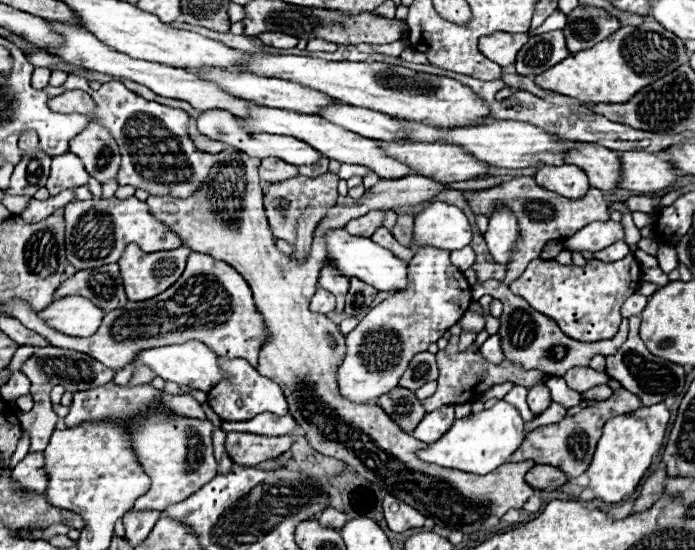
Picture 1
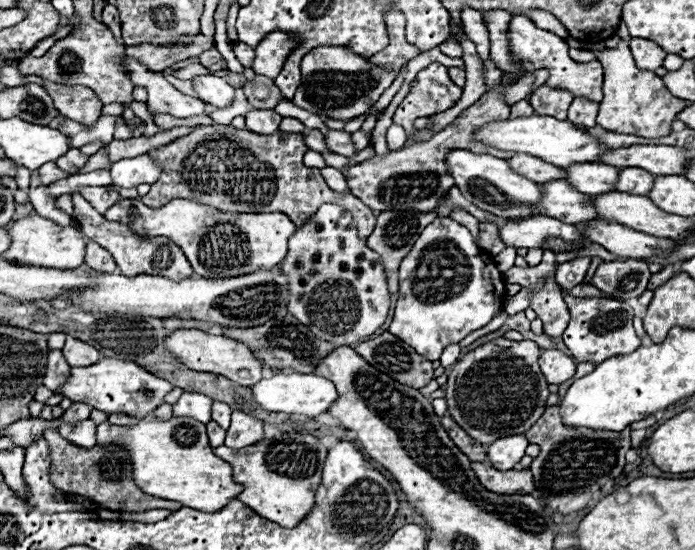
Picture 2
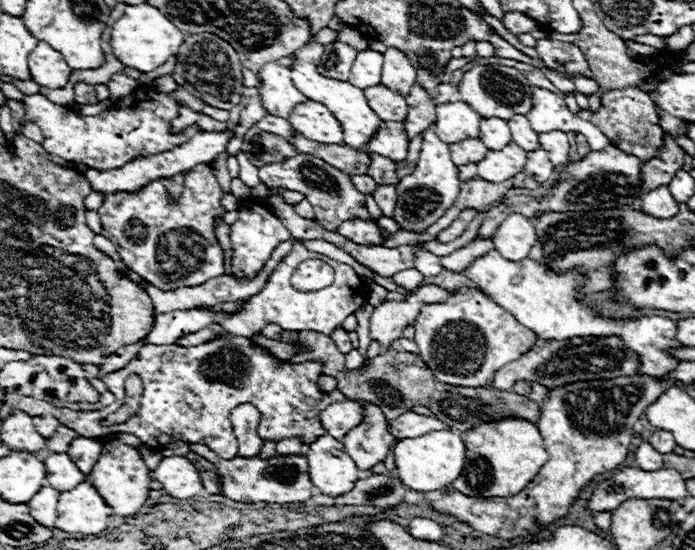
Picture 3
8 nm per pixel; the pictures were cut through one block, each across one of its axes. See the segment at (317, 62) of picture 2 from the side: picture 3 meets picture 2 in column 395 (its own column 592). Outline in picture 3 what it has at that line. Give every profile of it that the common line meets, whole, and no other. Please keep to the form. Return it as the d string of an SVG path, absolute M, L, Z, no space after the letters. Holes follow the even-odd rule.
M540 38L538 44L536 44L536 52L544 60L546 68L550 68L558 74L564 74L564 76L582 74L582 76L594 78L582 50L576 44Z

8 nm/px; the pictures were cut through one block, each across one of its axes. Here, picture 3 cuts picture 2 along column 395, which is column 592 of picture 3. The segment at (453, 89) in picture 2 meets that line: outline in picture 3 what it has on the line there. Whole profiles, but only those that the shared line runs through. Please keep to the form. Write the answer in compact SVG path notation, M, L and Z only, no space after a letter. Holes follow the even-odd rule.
M624 88L624 90L608 92L602 98L602 106L600 106L600 110L596 114L592 114L590 110L586 110L586 112L578 112L578 116L582 120L588 120L594 126L598 126L610 138L610 142L616 148L624 150L626 154L636 154L642 162L646 162L648 158L652 158L654 152L664 142L664 132L660 128L658 114L654 110L654 102L650 100L648 94L644 94L638 88Z

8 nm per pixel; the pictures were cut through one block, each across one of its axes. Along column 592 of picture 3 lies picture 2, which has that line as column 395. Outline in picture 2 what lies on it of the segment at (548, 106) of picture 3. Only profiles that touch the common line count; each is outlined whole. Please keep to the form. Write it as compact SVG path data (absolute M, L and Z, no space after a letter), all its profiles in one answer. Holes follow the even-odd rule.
M392 124L388 128L388 136L386 136L386 142L388 142L388 150L396 150L400 146L404 146L406 142L406 134L404 134L404 128L402 126L396 126Z

